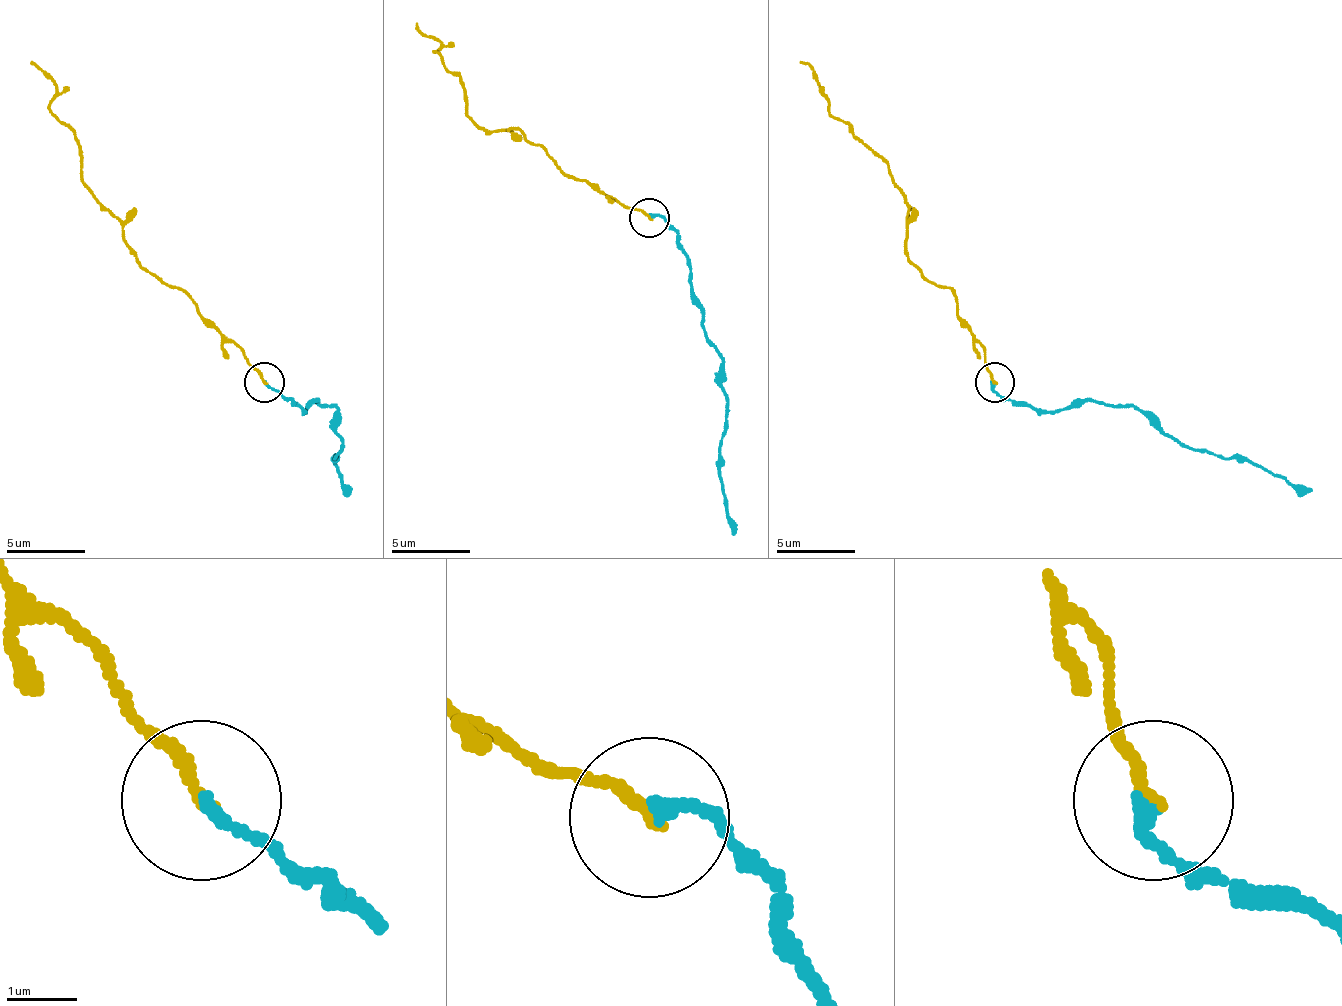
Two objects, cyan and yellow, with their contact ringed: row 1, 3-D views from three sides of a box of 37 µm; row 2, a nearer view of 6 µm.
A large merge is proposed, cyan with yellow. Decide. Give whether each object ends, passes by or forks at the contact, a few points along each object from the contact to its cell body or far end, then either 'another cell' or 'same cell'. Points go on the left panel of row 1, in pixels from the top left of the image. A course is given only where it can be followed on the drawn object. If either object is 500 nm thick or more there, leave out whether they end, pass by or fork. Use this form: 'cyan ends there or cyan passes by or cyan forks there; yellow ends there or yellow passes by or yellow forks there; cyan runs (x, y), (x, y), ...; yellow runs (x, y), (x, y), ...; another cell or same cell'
cyan ends there; yellow ends there; cyan runs (265, 383), (300, 410), (320, 403), (336, 410), (340, 446), (336, 458), (340, 481), (351, 493); yellow runs (265, 383), (186, 296), (139, 265), (123, 225), (84, 182), (80, 139), (48, 107), (56, 87), (32, 60); same cell

